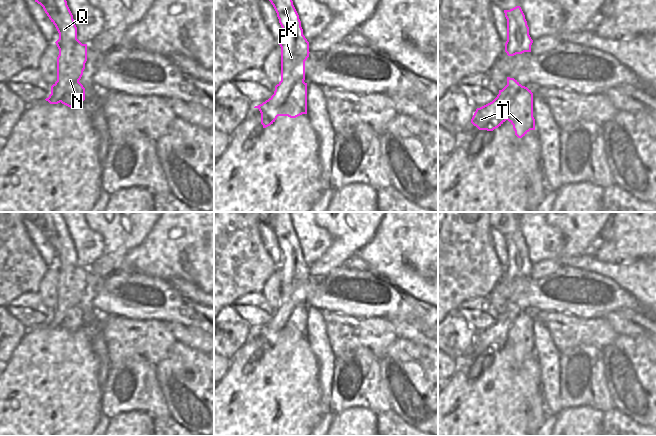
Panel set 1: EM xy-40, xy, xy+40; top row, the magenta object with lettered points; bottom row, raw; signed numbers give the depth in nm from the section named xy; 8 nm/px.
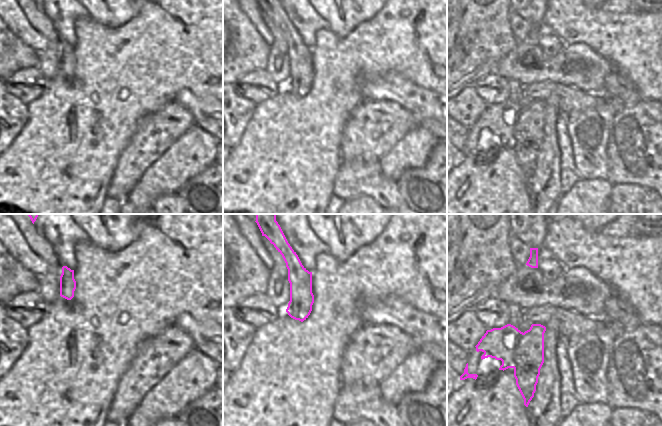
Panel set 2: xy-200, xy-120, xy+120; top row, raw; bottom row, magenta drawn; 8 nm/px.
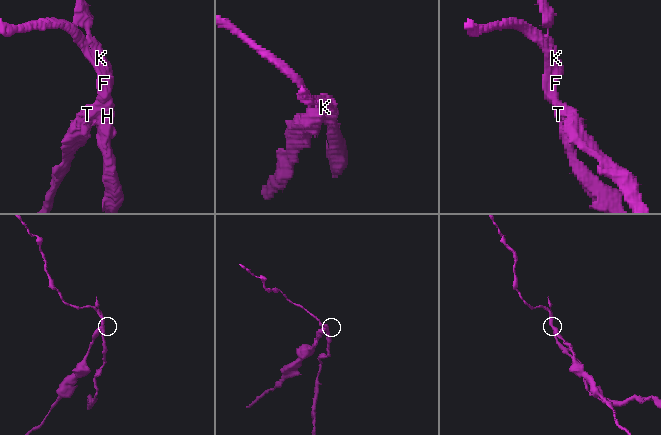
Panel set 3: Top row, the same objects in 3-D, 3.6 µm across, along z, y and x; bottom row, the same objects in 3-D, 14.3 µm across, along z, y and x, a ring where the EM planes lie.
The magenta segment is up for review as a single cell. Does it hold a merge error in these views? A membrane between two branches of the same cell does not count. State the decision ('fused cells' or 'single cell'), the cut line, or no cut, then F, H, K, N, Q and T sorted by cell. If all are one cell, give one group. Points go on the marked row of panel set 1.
fused cells | xy+40 (499, 93), (511, 101), (507, 119) | F H K N Q / T

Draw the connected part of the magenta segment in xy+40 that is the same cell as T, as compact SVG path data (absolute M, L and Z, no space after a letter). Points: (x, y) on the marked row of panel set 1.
M498 94L492 102L476 109L471 123L479 130L493 131L507 120L511 103L510 99Z

